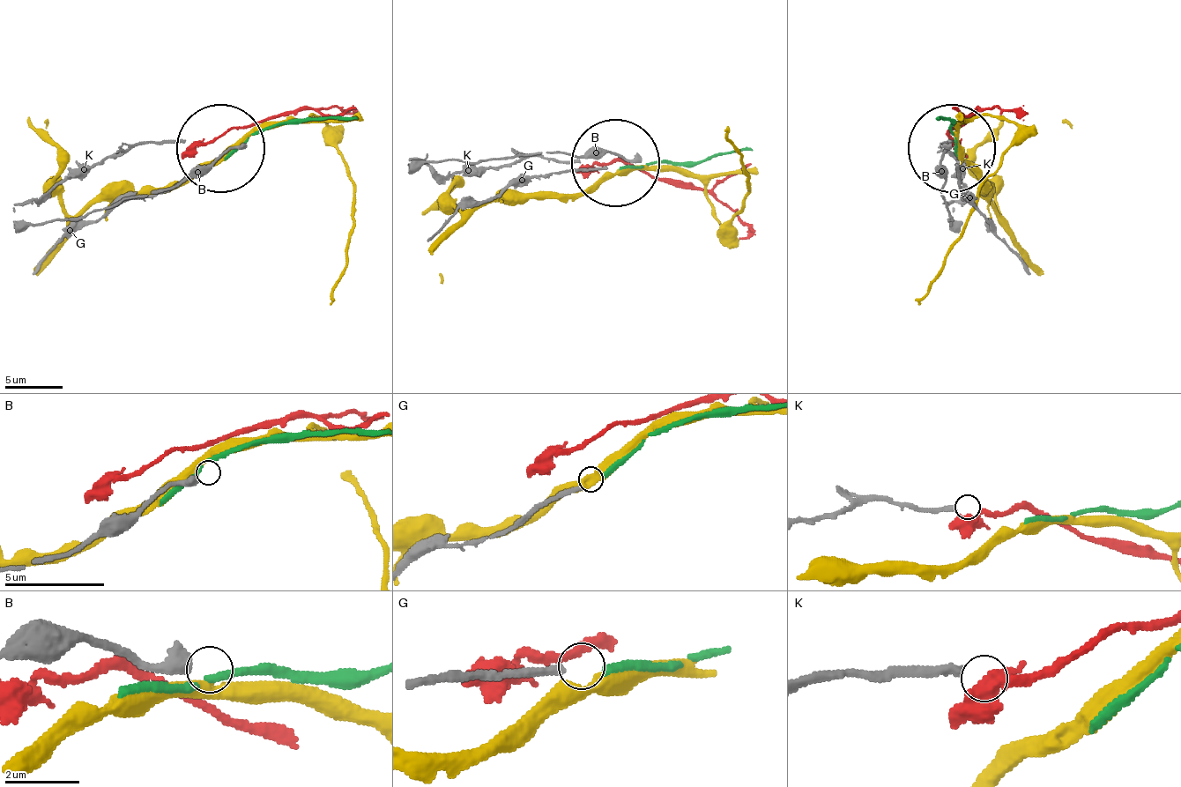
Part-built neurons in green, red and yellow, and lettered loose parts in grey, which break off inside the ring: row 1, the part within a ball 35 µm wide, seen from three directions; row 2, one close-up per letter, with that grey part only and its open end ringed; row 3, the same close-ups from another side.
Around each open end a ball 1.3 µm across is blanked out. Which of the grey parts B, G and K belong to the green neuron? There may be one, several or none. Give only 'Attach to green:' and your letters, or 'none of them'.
Attach to green: G

